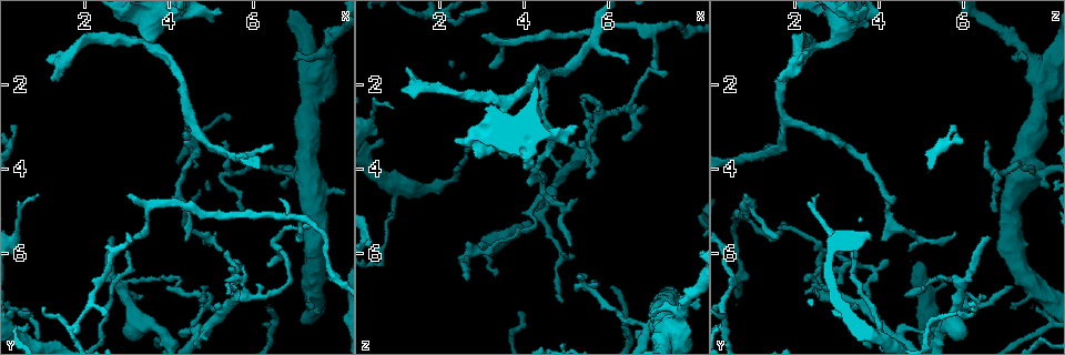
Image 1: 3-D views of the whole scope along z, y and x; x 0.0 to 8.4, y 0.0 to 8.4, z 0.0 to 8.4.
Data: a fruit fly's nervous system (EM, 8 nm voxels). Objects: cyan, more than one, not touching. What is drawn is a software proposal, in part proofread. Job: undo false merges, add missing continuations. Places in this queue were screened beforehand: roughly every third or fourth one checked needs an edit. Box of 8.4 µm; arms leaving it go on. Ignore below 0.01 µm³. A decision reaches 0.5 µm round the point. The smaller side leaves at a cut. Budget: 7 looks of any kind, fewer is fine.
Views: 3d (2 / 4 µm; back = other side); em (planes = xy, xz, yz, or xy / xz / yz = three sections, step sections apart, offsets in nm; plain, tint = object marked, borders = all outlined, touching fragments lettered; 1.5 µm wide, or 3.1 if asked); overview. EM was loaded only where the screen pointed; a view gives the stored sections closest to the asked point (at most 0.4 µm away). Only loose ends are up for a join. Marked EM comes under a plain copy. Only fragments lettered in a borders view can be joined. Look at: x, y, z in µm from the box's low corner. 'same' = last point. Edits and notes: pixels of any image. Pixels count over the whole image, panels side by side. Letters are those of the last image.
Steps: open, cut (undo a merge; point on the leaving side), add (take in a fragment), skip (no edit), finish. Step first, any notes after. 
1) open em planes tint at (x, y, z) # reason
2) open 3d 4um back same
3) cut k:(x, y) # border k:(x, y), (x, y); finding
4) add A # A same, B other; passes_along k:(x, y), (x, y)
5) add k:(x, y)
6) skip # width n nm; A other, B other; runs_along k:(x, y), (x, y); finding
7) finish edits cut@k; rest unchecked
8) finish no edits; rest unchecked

open 3d 2um at (2.95, 4.65, 0.85)

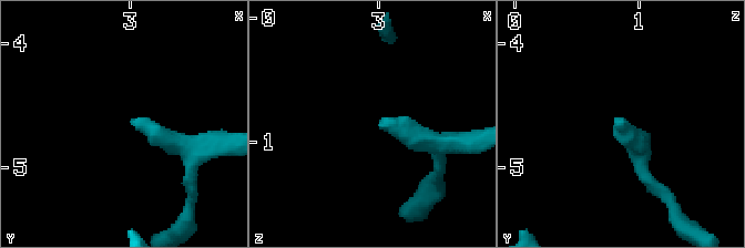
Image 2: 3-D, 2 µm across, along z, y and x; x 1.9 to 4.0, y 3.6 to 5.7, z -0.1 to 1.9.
open em planes borders at (3.02, 4.64, 0.84) # shape alone is not enough

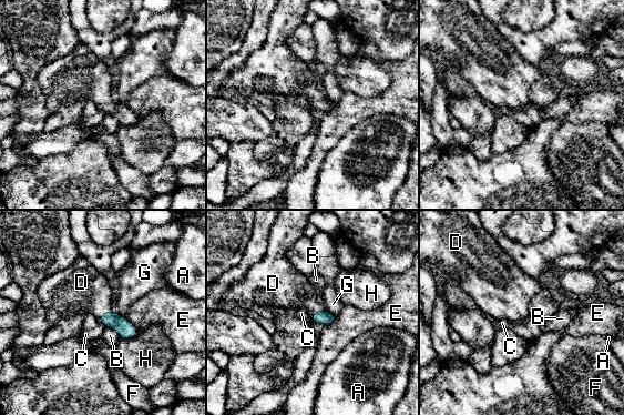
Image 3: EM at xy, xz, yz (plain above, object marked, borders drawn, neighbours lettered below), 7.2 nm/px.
add D # longest_contact H 160 nm; A other, B other, C other, D same, E other, F other, G other, H other; passes_along 3:(325, 317), (317, 311), (287, 294); the neuron continues

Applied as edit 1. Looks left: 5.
open overview

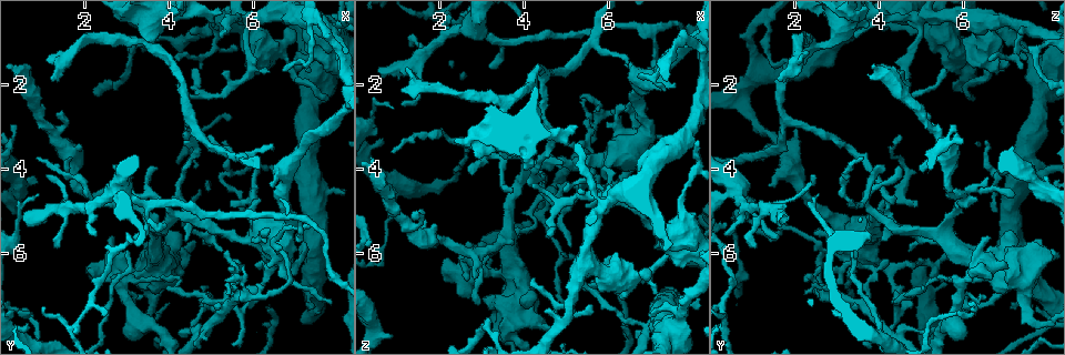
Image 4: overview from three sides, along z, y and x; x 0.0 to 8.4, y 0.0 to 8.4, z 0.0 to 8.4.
open em xy step 8 borders at (1.25, 1.85, 1.65) # an open end

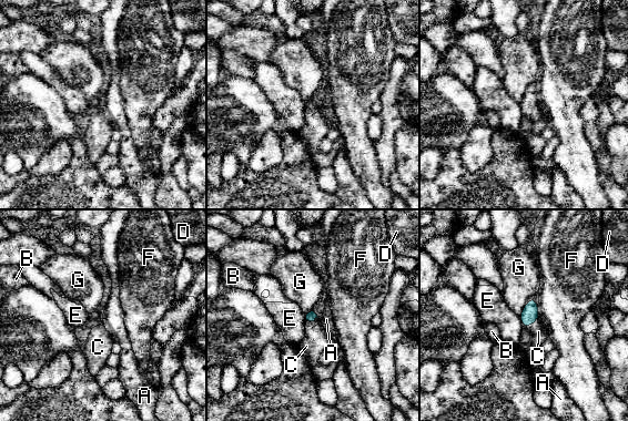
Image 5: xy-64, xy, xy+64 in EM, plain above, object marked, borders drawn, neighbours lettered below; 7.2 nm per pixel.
add C # A other, B other, C same, D other, E other, F other, G other; passes_along 5:(529, 314), (533, 322), (538, 331); the neuron continues

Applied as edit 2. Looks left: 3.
open overview # redraw

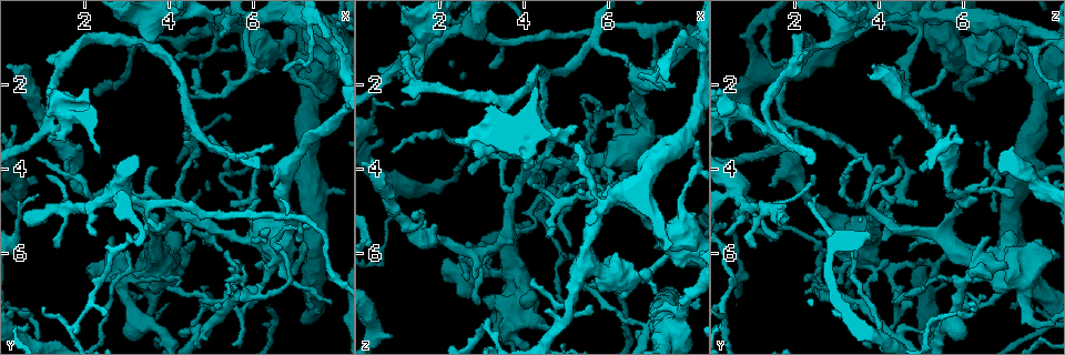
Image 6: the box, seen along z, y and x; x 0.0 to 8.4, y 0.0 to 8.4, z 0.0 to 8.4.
open em planes borders at (7.10, 5.55, 1.55) # sharp bend

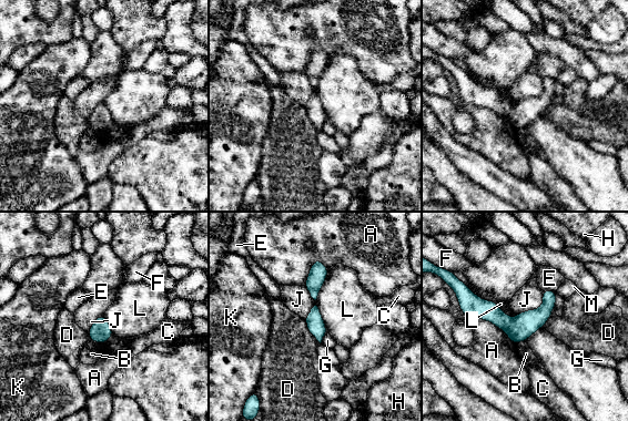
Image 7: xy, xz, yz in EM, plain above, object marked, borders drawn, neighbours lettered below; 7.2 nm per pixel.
cut 7:(524, 325) # width 130 nm; A other, B other, C other, D other, E other, F other, G other, H other, J other, K other, L other, M other; two neurons meet here

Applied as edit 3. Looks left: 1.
finish edits add@3, add@5, cut@7; rest unchecked

